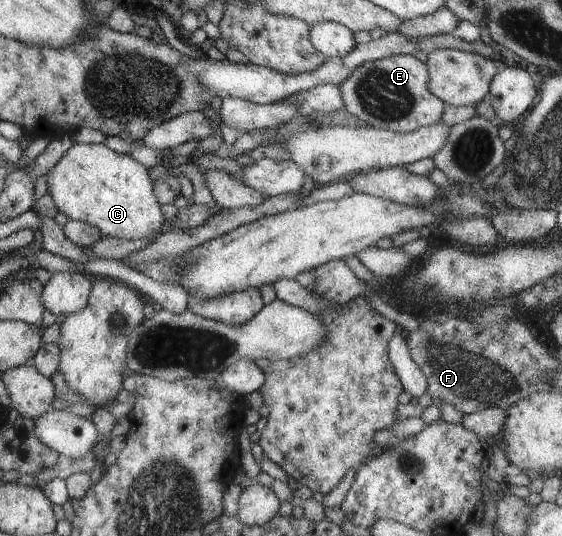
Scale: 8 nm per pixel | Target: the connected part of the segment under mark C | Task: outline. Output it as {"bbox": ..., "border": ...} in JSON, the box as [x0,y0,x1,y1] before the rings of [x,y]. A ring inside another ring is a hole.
{"bbox":[46,142,164,238],"border":[[[76,142],[46,174],[47,191],[58,208],[59,217],[90,224],[104,238],[145,238],[164,223],[147,167],[130,154],[114,152],[104,143]]]}

